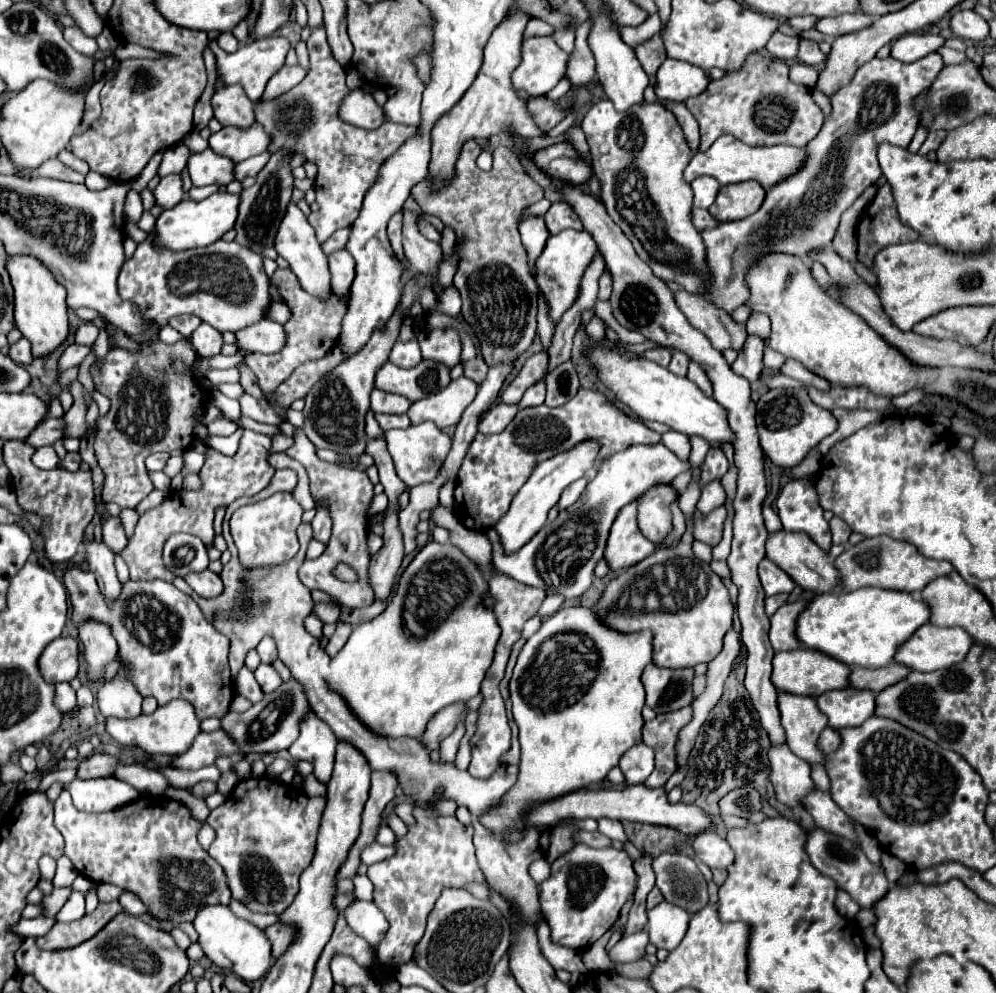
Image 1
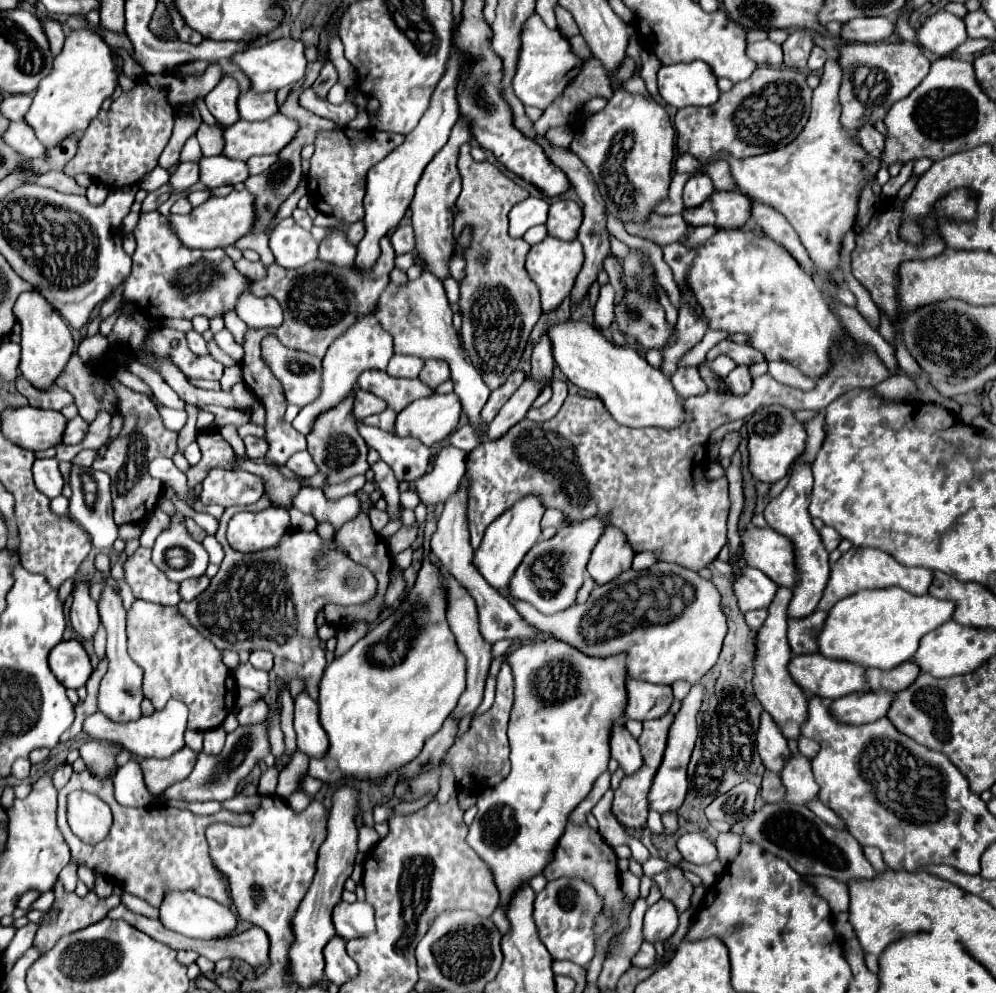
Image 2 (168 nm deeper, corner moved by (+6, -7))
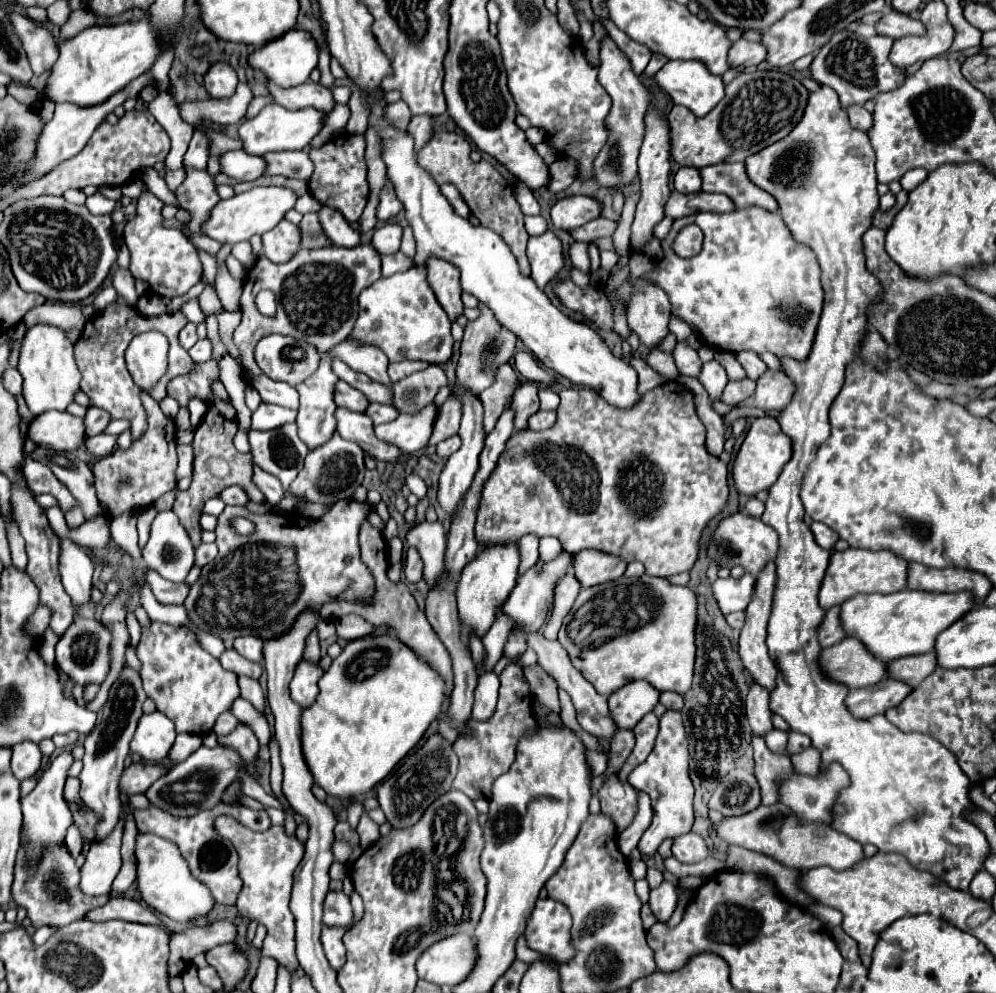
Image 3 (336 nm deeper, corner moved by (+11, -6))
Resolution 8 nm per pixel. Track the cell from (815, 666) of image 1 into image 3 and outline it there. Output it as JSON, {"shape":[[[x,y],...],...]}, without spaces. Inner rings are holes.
{"shape":[[[857,638],[825,648],[821,652],[821,666],[831,680],[843,682],[849,688],[863,688],[879,684],[887,678],[887,662],[875,658]]]}

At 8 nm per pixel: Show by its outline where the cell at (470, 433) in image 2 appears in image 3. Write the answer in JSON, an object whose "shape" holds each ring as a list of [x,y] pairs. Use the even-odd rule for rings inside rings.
{"shape":[[[451,436],[451,438],[447,438],[447,440],[443,440],[443,442],[437,444],[437,456],[449,458],[459,446],[461,446],[461,438],[459,436]]]}

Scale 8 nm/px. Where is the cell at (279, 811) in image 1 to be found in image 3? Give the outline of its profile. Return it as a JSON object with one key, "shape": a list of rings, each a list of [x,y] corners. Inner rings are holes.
{"shape":[[[219,816],[215,822],[219,834],[229,838],[239,854],[239,876],[243,880],[243,890],[237,898],[237,908],[249,920],[257,920],[267,928],[267,938],[263,942],[263,956],[275,958],[279,964],[287,966],[291,972],[297,968],[295,958],[295,918],[289,910],[293,872],[303,858],[303,846],[297,838],[289,838],[283,826],[271,826],[265,832],[253,832],[241,826],[231,816]]]}

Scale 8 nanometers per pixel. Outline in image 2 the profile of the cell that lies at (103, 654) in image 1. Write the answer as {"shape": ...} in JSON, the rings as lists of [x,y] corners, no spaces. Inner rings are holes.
{"shape":[[[82,581],[74,583],[74,603],[70,611],[70,623],[74,631],[86,641],[92,641],[100,627],[98,607],[96,601],[92,601],[88,595],[88,583]]]}

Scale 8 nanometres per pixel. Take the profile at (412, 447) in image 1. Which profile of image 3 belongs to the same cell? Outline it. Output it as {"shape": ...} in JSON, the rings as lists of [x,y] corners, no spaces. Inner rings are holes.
{"shape":[[[347,408],[335,410],[337,420],[337,432],[341,438],[357,442],[365,452],[369,452],[377,460],[387,460],[395,464],[401,456],[401,450],[395,450],[395,446],[387,446],[385,442],[379,442],[373,434],[373,422],[367,418],[367,414],[351,412]]]}

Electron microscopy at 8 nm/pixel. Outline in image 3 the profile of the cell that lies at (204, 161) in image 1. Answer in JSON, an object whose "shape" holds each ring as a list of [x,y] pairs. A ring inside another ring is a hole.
{"shape":[[[231,150],[221,156],[221,172],[237,180],[257,180],[263,176],[267,162],[261,156],[247,154],[245,150]]]}

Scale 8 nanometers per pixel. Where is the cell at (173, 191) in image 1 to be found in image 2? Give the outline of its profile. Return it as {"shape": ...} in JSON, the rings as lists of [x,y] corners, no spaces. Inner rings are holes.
{"shape":[[[182,163],[172,175],[170,175],[170,195],[182,193],[186,189],[190,189],[194,183],[198,181],[198,163]]]}

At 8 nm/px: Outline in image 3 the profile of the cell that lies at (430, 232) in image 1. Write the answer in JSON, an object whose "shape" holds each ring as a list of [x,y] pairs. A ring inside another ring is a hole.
{"shape":[[[385,224],[385,226],[375,228],[371,244],[373,244],[375,250],[379,250],[381,256],[395,254],[399,250],[399,244],[401,244],[401,234],[403,234],[401,226],[397,226],[397,224]]]}

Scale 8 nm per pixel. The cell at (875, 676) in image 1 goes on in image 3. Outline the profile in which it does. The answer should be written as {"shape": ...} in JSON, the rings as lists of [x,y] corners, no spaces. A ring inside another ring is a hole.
{"shape":[[[917,654],[905,656],[889,662],[889,678],[899,678],[909,686],[919,686],[937,668],[937,654]]]}

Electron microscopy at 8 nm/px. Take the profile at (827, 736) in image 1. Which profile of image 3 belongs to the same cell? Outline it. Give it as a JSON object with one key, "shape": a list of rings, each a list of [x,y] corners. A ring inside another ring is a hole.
{"shape":[[[789,732],[789,742],[787,742],[787,754],[793,756],[805,748],[811,746],[811,740],[805,736],[805,734],[799,734],[799,732]]]}

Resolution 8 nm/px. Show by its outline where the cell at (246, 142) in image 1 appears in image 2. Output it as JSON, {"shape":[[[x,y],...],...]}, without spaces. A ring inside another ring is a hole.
{"shape":[[[282,113],[258,123],[240,119],[232,127],[224,129],[222,155],[238,161],[246,161],[254,155],[276,155],[288,141],[292,141],[296,131],[298,123]]]}

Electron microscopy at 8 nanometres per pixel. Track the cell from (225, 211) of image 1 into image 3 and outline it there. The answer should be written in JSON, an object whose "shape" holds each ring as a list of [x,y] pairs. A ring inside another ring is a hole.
{"shape":[[[255,186],[243,194],[235,194],[229,200],[219,200],[203,230],[209,238],[217,242],[231,242],[231,244],[249,240],[255,234],[261,236],[271,228],[275,228],[285,218],[285,214],[295,206],[297,198],[299,196],[293,190],[283,186]]]}

